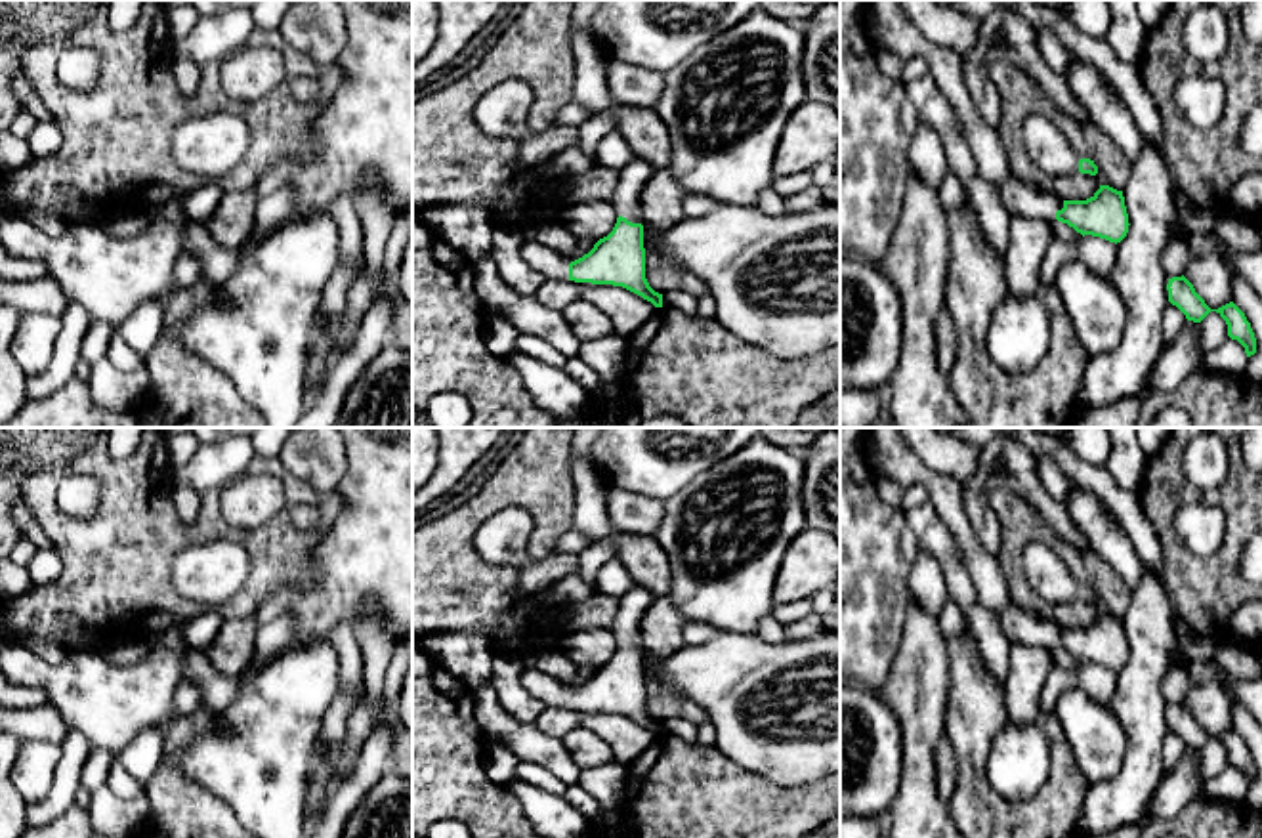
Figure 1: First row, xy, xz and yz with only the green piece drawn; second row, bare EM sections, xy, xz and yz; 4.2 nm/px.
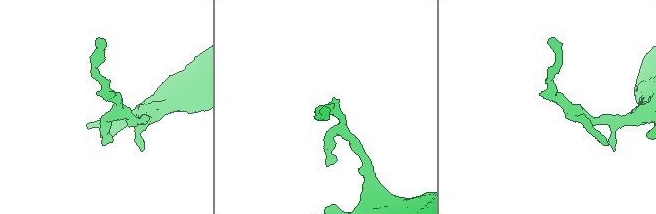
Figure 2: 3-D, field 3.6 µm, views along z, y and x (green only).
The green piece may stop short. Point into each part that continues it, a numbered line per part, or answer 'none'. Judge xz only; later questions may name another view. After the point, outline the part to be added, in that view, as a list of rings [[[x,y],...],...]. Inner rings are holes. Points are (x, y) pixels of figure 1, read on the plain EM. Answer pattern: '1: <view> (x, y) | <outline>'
1: xz (632, 606) | [[[634,584],[622,597],[619,597],[619,618],[613,626],[617,643],[622,643],[632,651],[640,651],[640,624],[653,601],[653,594],[638,584]]]
2: xz (550, 691) | [[[527,668],[519,676],[521,685],[536,699],[540,699],[546,706],[563,706],[569,708],[569,687],[559,683],[557,680],[535,670]]]

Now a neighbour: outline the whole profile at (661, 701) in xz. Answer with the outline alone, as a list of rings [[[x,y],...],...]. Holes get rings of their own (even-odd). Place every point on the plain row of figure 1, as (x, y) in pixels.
[[[643,657],[645,706],[649,714],[659,722],[672,716],[687,718],[697,725],[706,722],[708,716],[697,702],[674,693],[663,680],[655,676],[657,666],[663,662],[664,659],[659,657]]]

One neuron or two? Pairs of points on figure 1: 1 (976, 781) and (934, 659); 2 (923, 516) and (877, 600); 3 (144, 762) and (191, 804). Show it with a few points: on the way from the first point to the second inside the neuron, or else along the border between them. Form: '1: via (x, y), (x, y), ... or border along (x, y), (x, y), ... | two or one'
1: border along (947, 651), (944, 733) | two
2: border along (902, 514), (921, 548) | two
3: border along (165, 728), (163, 754), (146, 785) | two

